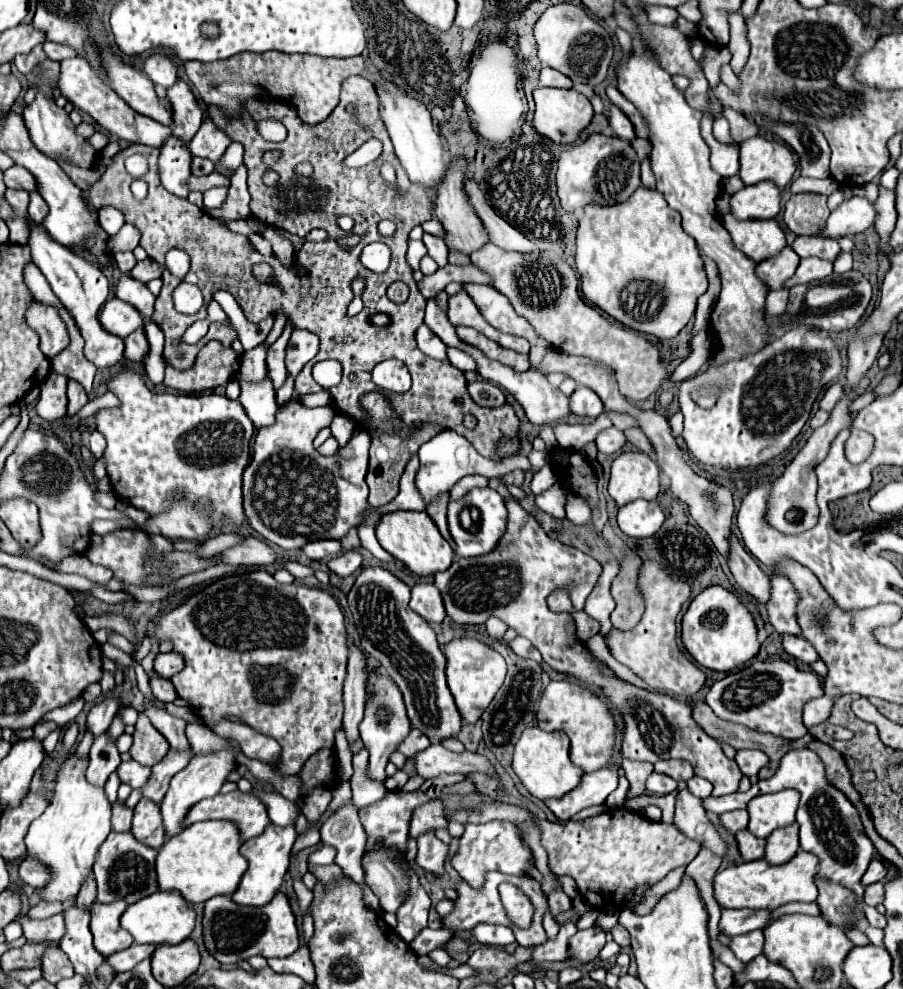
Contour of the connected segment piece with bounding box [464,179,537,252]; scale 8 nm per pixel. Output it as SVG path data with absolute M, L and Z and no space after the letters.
M466 179L464 190L468 196L468 201L473 210L477 212L477 216L481 218L489 240L505 250L515 250L515 252L533 252L537 250L537 246L525 238L519 230L515 230L513 226L509 226L501 216L495 214L495 210L489 206L487 198L484 199L485 193L480 186L471 179Z

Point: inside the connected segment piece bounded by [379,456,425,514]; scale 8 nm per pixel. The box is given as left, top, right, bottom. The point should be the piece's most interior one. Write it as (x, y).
(407, 499)

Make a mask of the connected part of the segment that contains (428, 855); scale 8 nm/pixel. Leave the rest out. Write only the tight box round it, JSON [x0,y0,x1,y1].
[415,830,447,874]

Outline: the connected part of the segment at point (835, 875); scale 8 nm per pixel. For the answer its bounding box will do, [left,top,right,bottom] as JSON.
[703,750,875,908]

